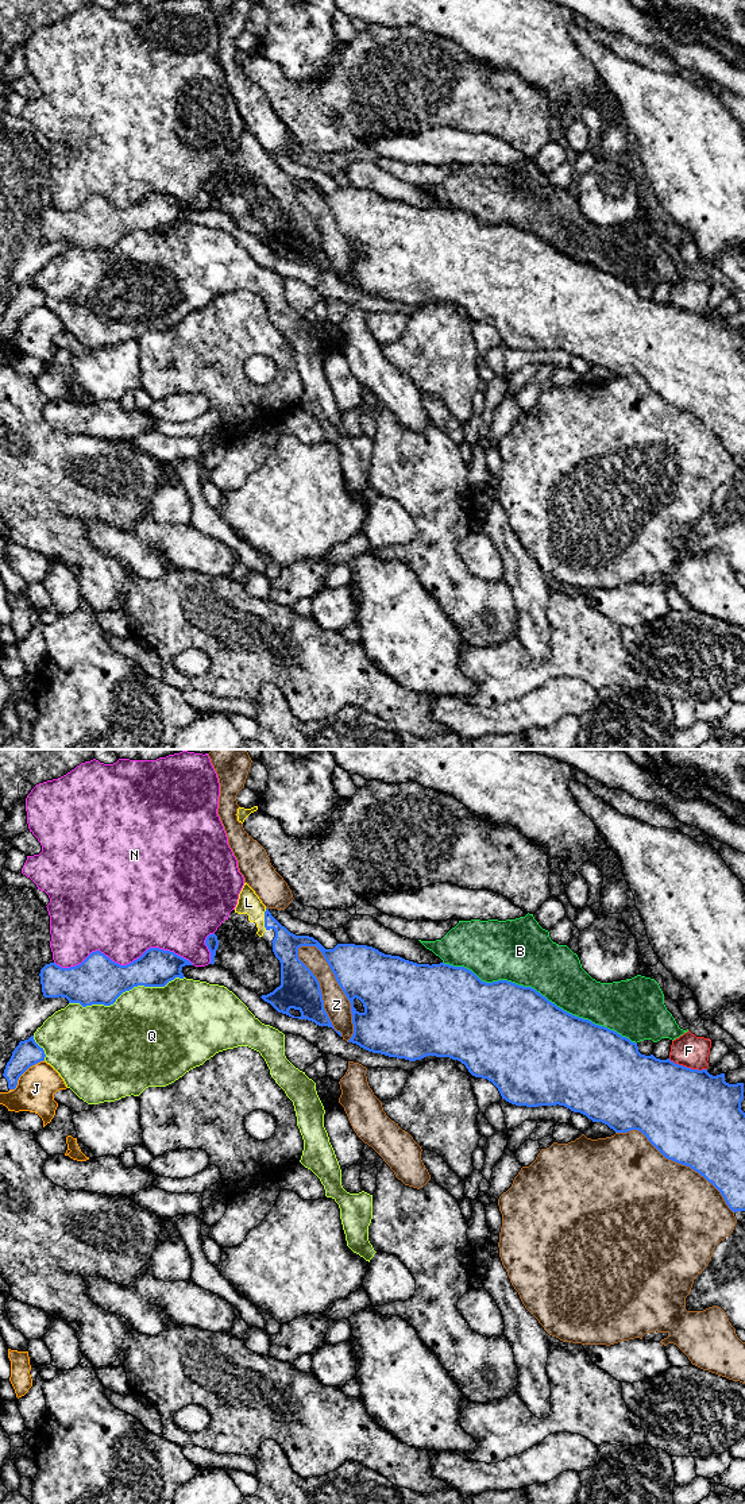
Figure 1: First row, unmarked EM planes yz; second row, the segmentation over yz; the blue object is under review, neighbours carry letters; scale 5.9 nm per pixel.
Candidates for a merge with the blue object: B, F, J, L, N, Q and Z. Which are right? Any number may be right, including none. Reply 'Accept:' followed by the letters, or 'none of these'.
Accept: L

